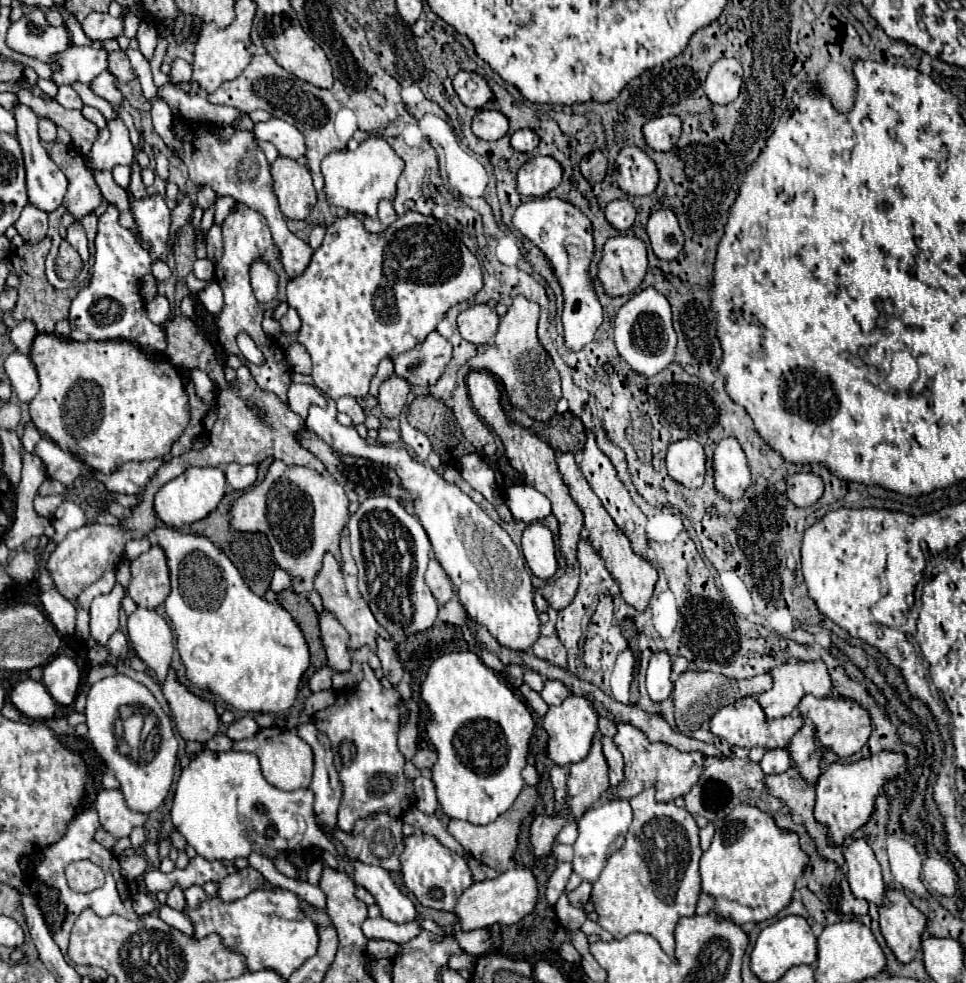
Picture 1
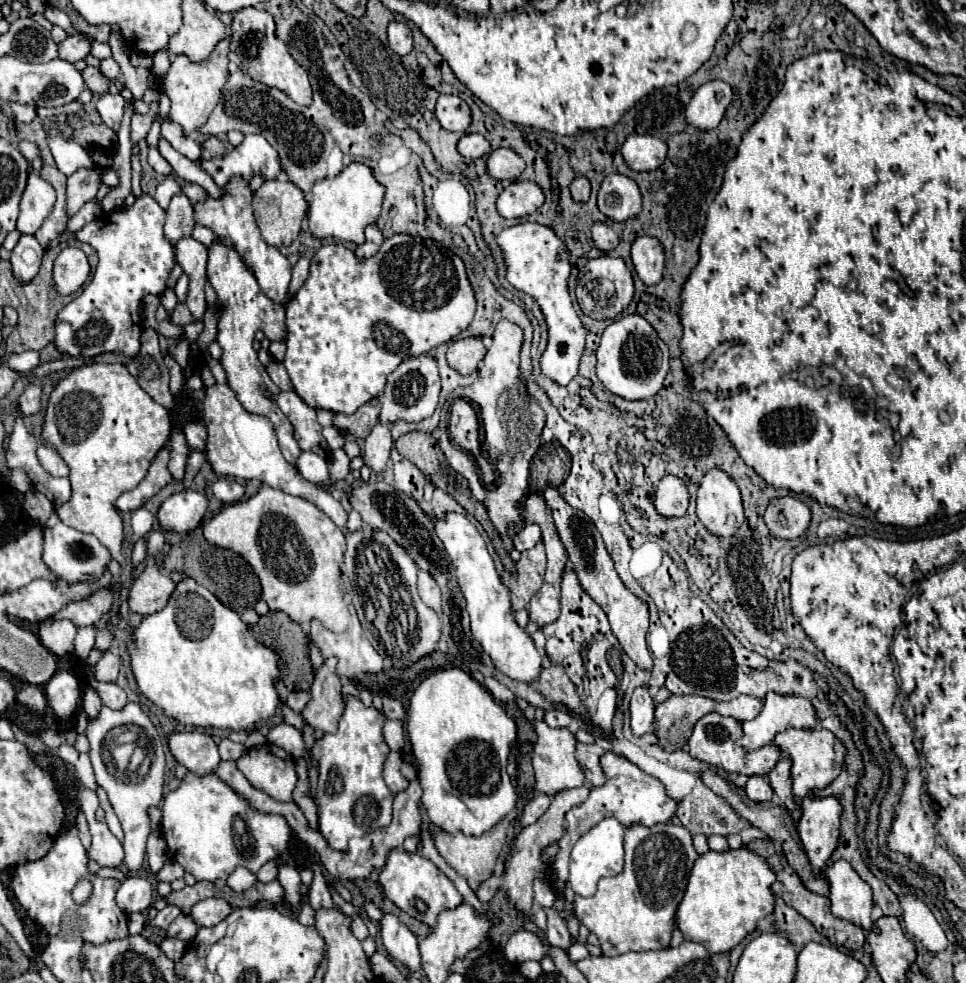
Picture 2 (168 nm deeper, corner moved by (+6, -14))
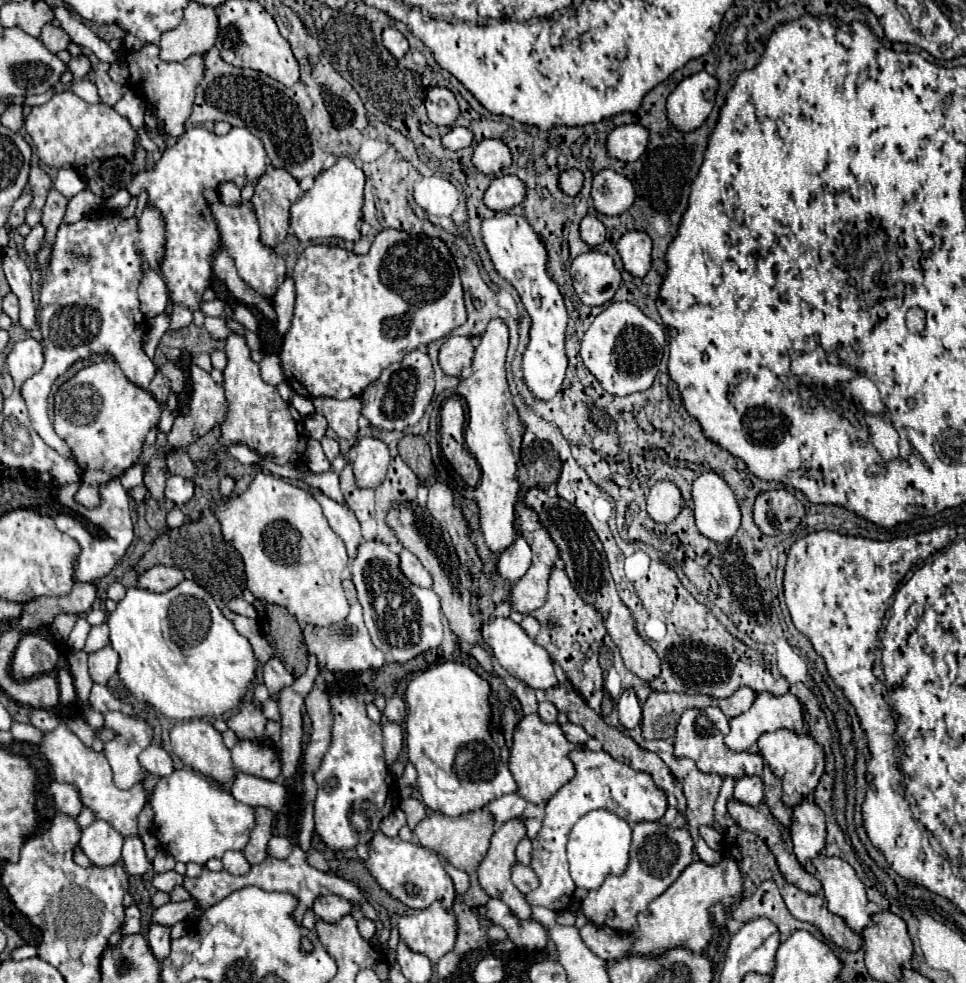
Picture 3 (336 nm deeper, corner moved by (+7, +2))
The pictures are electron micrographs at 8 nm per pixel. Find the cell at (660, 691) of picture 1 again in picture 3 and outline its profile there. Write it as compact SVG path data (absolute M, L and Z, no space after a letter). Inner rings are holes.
M626 690L626 692L620 696L616 708L618 708L618 720L620 720L620 724L622 724L624 728L630 730L630 728L640 726L642 706L640 706L634 690Z

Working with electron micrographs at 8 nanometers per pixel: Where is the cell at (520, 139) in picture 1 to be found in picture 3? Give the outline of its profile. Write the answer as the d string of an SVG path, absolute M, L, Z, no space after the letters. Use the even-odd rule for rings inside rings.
M482 140L474 148L472 162L474 162L478 172L482 172L486 176L494 176L494 174L500 174L504 168L508 168L512 164L512 156L510 156L510 150L504 142Z

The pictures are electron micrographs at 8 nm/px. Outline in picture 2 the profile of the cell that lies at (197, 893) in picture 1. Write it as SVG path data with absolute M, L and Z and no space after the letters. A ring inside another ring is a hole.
M181 914L177 916L177 920L173 920L173 924L167 928L167 934L169 936L175 936L175 938L181 938L185 942L191 942L197 934L199 926L193 924L193 918L189 914Z

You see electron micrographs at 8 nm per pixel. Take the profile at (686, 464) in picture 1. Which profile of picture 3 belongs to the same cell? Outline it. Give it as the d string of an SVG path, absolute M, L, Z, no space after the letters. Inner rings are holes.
M662 480L652 486L646 512L654 522L658 524L672 522L680 514L680 508L682 508L682 496L680 496L680 490L672 482Z

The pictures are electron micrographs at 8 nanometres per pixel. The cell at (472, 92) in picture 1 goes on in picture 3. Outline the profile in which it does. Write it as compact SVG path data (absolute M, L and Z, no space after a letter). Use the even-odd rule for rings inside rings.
M432 88L426 94L424 104L430 122L434 122L436 126L450 126L460 114L454 94L446 88Z

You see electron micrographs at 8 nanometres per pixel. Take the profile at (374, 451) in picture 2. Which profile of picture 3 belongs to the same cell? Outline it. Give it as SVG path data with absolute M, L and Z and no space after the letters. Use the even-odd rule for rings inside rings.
M362 438L356 446L356 454L352 460L356 486L358 488L376 488L386 478L386 470L390 464L388 448L378 438Z

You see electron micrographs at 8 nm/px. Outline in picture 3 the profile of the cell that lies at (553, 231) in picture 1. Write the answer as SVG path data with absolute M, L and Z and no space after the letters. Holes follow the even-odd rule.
M500 212L494 218L484 220L480 234L496 272L516 288L530 316L530 342L526 346L526 352L522 354L520 364L522 380L538 400L546 402L560 390L568 366L568 358L564 352L568 312L558 286L548 276L546 248L540 236L536 236L536 232L522 216L514 216L508 212Z

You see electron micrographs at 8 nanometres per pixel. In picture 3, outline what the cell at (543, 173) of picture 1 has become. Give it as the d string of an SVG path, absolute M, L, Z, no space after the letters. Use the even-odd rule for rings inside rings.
M500 176L494 178L484 194L486 208L494 212L508 212L512 206L520 204L524 200L526 186L516 176Z

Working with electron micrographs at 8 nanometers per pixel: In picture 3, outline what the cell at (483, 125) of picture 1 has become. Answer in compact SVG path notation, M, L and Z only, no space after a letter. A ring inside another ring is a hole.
M452 126L444 136L442 136L442 144L448 150L462 150L466 146L472 144L472 132L468 128L460 128L460 126Z

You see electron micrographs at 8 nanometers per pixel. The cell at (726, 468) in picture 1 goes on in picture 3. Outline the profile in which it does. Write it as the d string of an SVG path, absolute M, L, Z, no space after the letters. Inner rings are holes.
M706 472L694 480L692 502L696 528L704 538L716 544L728 542L740 528L736 496L716 472Z

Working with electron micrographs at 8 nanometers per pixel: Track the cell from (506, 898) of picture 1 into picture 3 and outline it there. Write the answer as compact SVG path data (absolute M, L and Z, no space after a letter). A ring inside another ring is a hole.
M434 902L412 916L398 918L398 934L412 952L424 954L436 964L454 948L456 916Z

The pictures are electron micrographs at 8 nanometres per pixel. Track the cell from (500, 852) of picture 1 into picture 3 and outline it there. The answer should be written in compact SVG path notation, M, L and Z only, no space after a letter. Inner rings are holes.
M476 810L476 812L468 812L464 816L456 816L456 818L450 818L450 816L444 816L444 814L430 814L428 818L420 820L414 828L414 836L418 840L420 846L436 852L438 856L446 858L454 868L458 870L464 870L468 876L470 876L470 888L466 890L466 894L458 896L468 908L478 908L478 906L484 906L490 896L482 890L480 882L478 882L478 876L476 876L476 868L480 864L480 860L484 858L488 846L490 846L490 836L494 834L494 820L492 816L486 812L486 810Z

